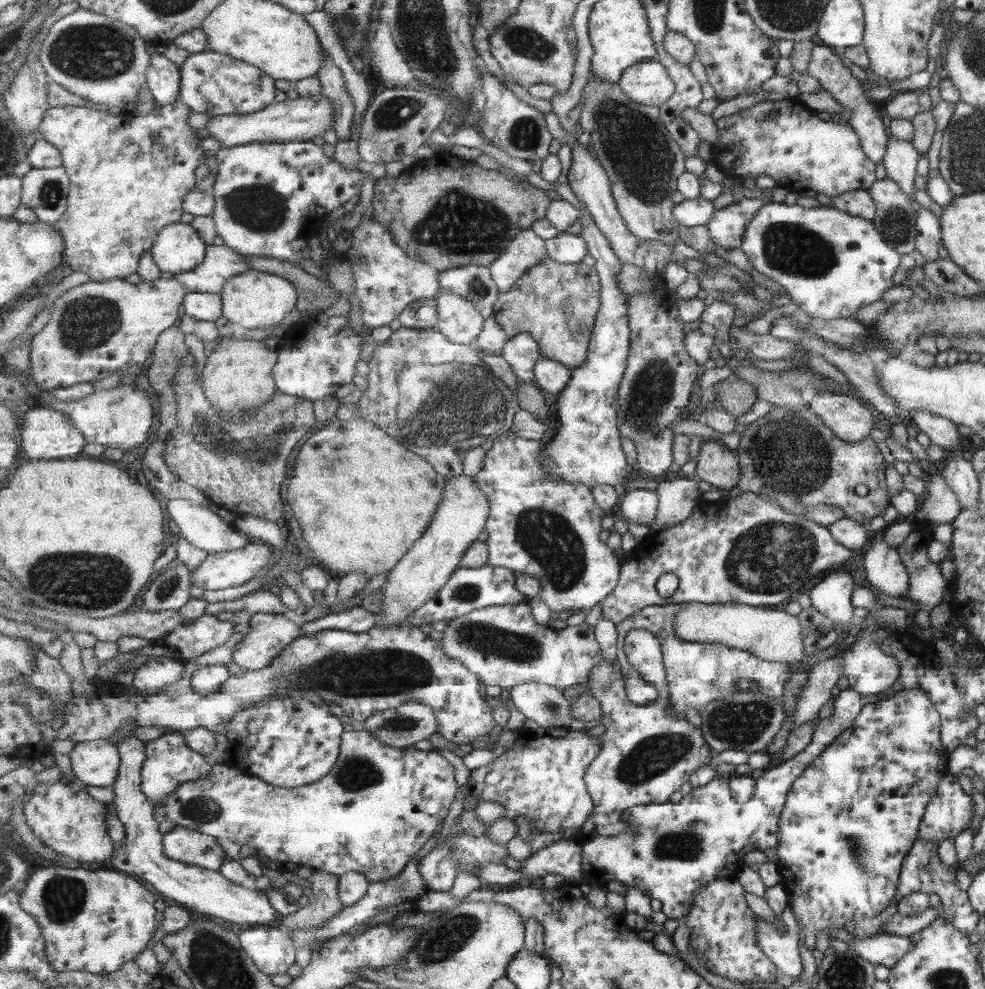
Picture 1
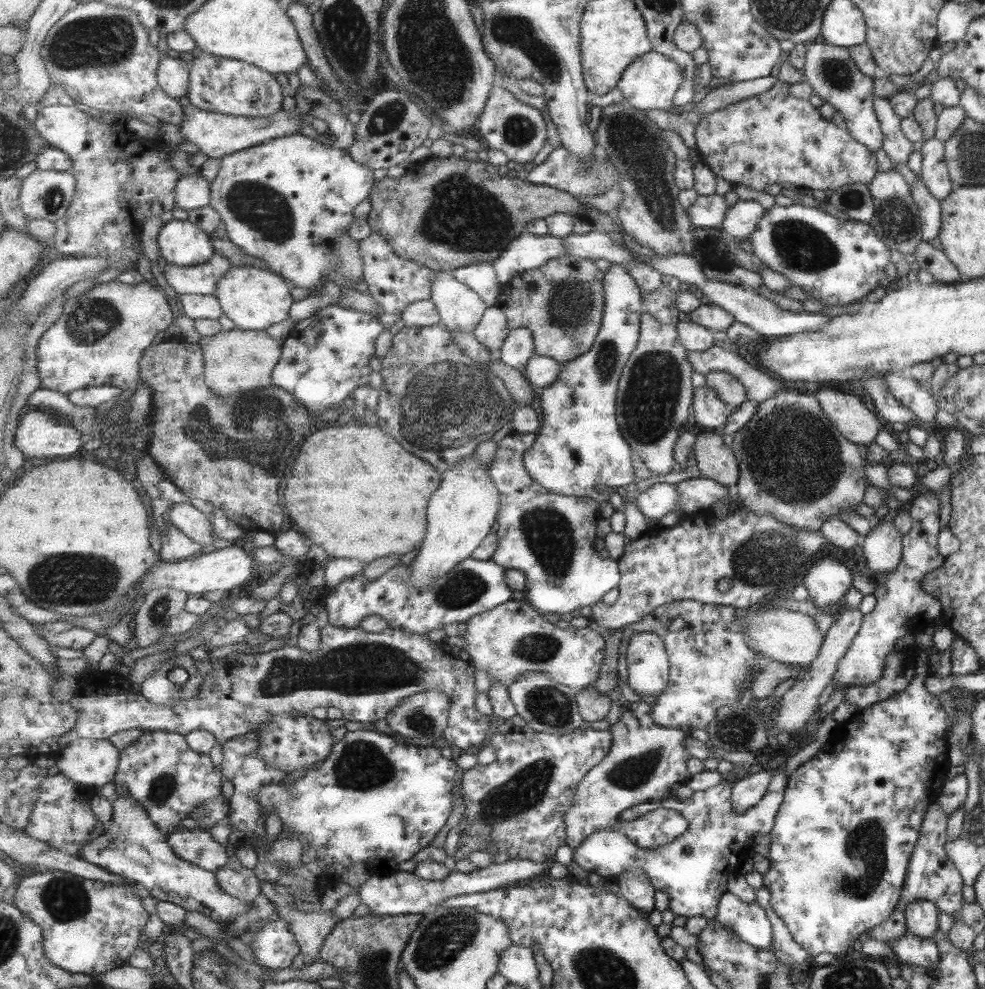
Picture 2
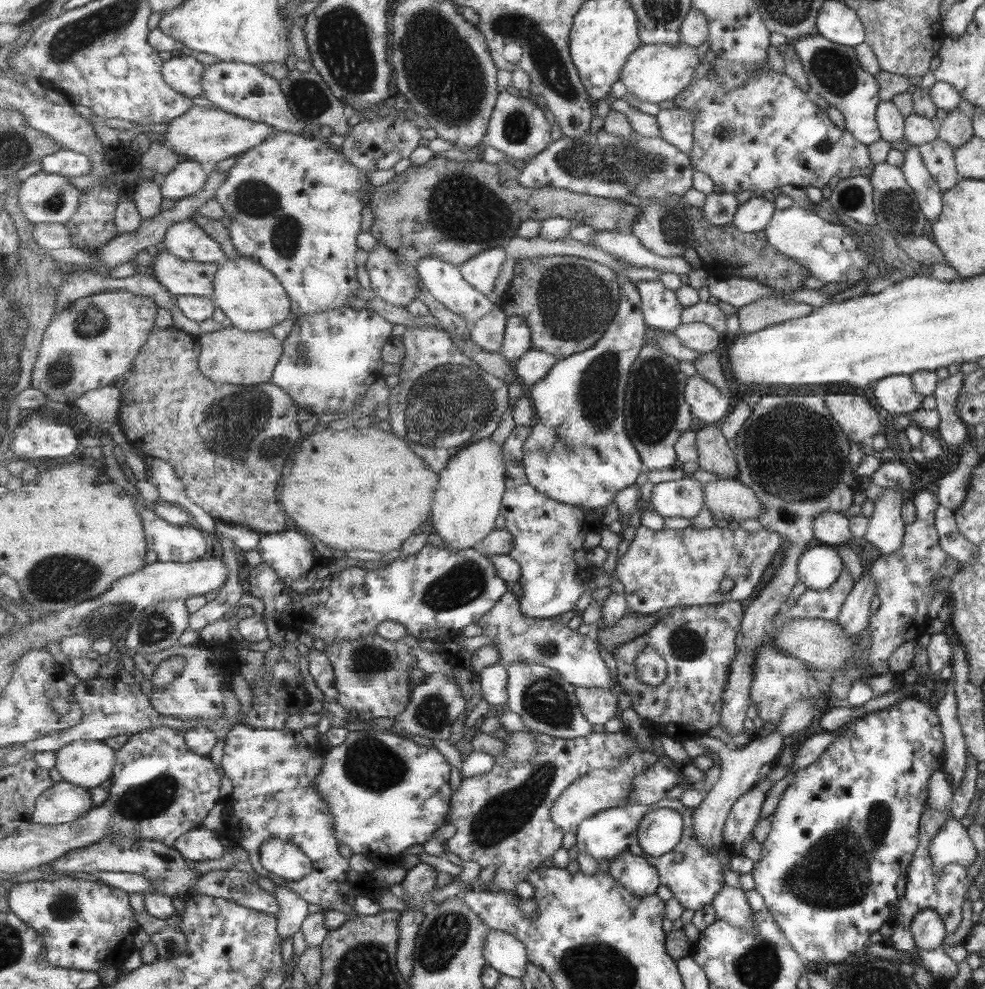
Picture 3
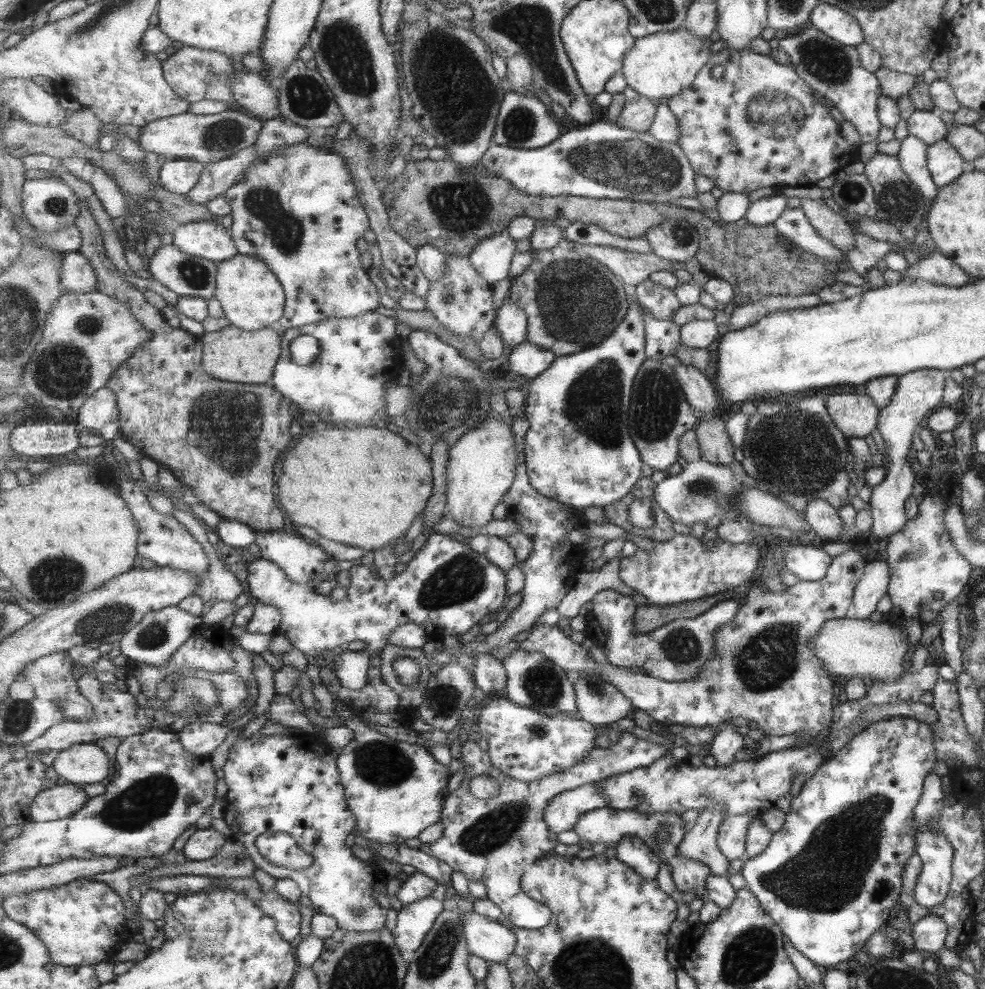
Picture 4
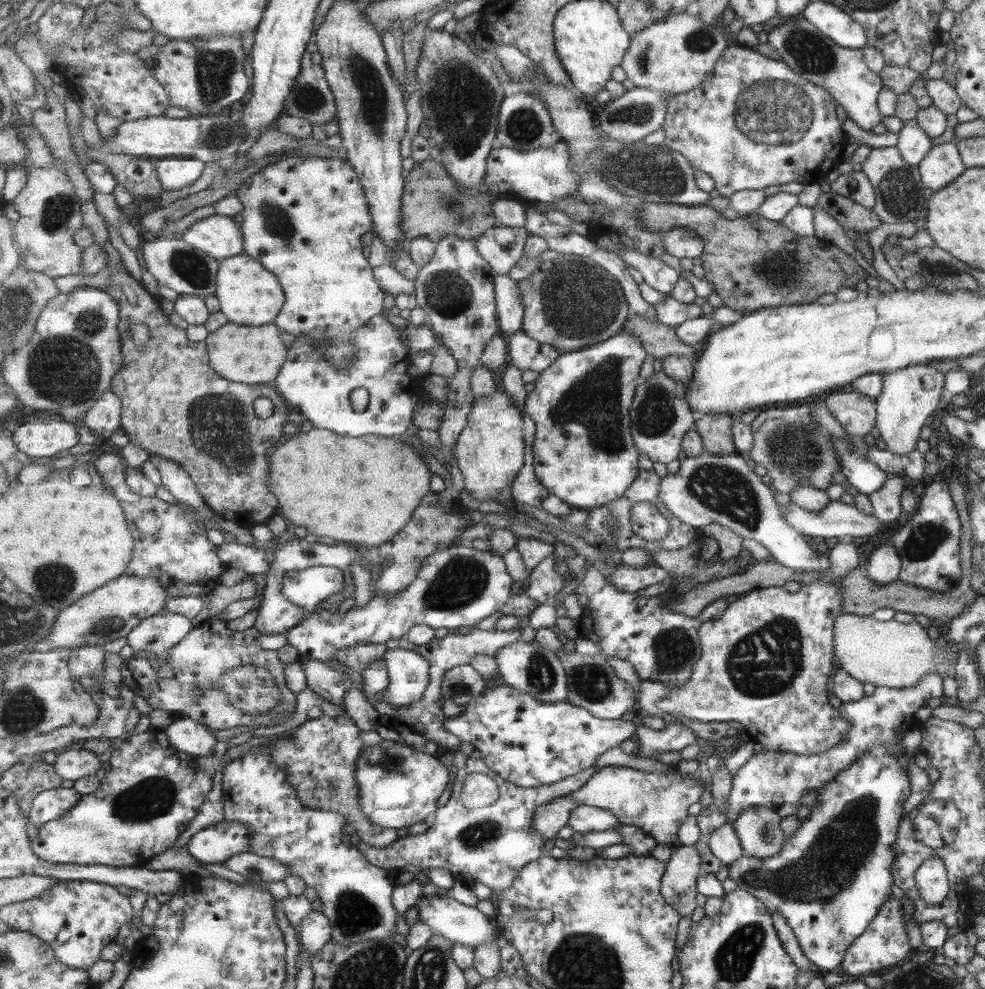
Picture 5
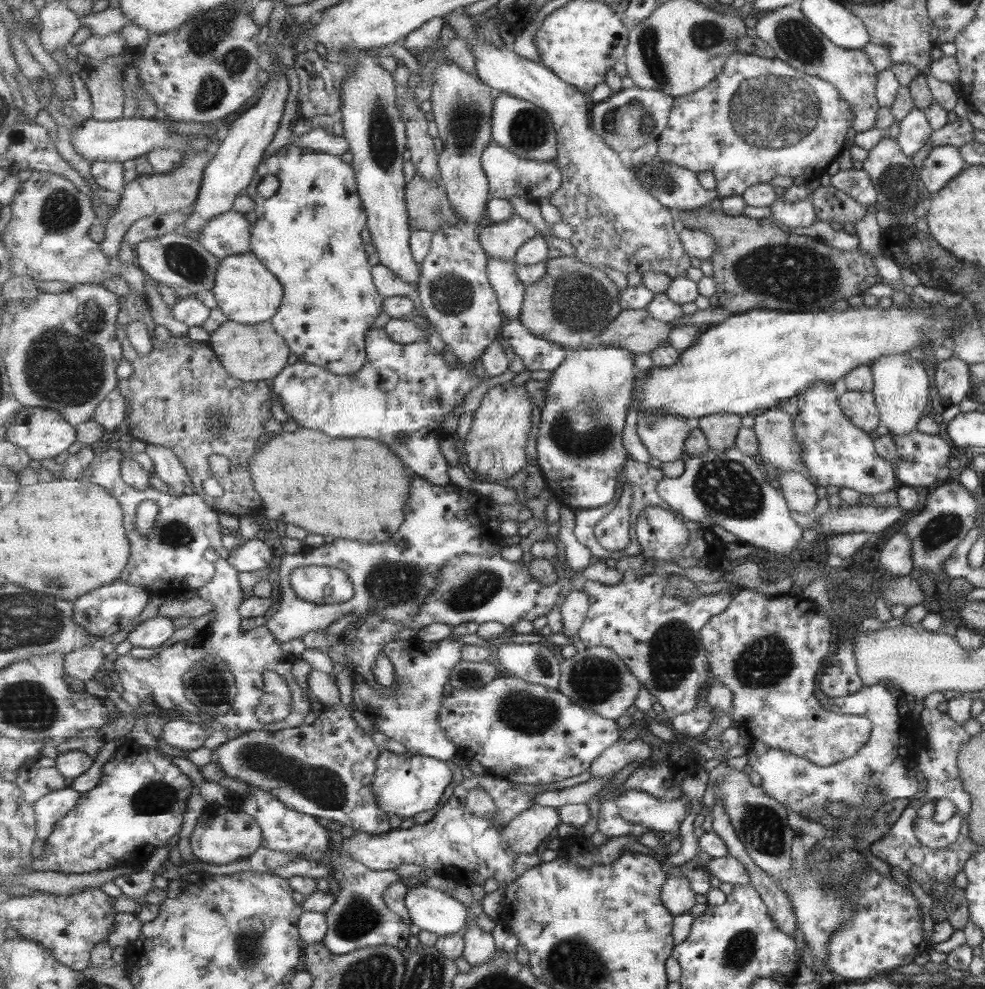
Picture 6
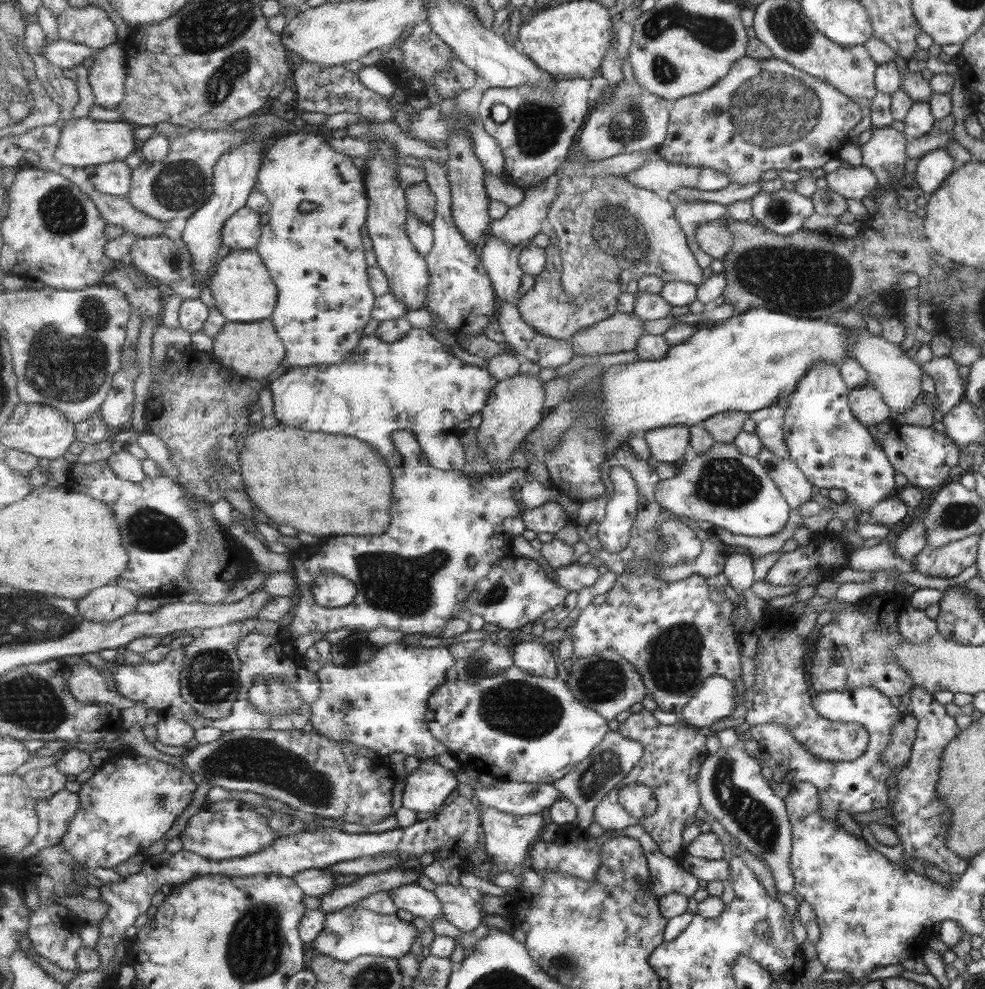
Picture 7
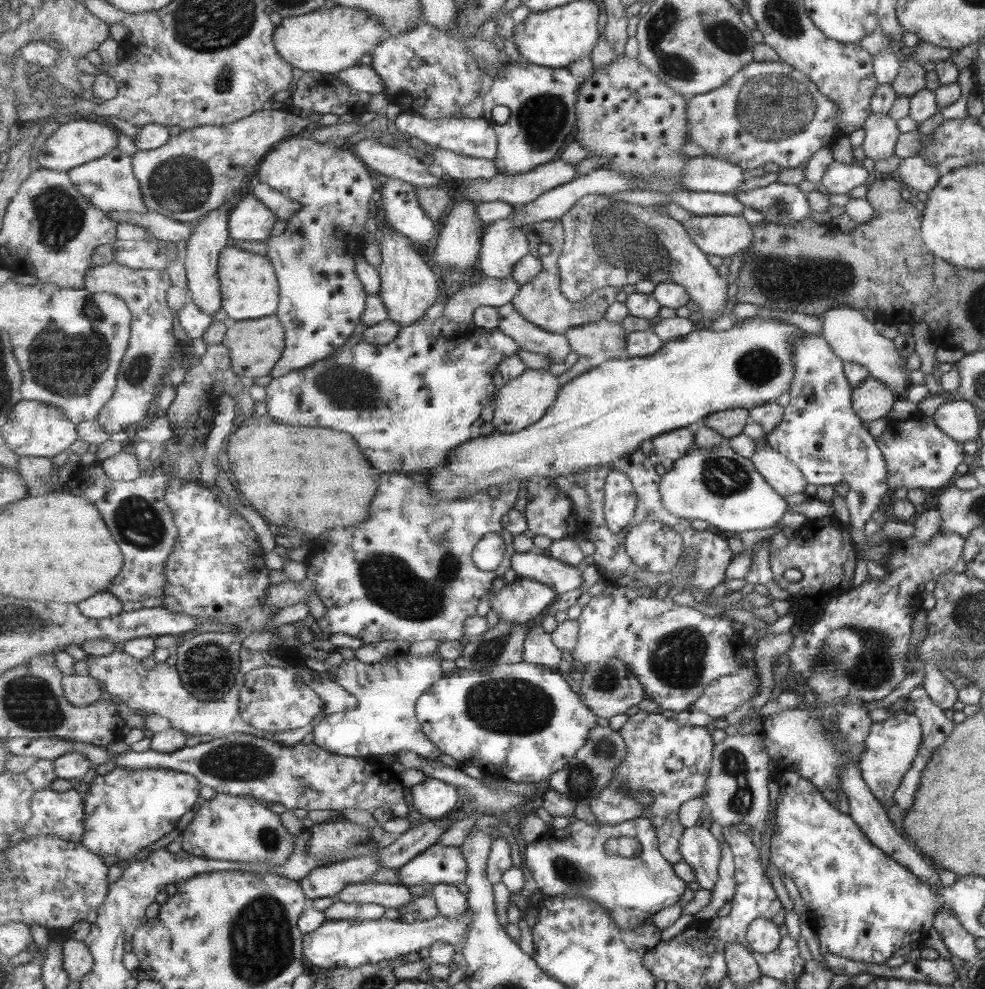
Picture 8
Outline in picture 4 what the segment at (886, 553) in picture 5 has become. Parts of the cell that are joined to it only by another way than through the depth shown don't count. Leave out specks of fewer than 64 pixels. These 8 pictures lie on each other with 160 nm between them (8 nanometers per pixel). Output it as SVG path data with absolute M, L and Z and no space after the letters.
M885 561L867 563L862 577L854 588L851 608L856 619L864 619L875 610L875 604L885 596L888 589L889 566Z

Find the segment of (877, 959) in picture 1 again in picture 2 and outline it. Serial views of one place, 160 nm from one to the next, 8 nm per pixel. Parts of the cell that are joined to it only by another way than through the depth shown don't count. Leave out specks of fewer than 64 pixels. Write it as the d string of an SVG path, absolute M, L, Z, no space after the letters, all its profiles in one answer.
M906 933L887 946L898 959L892 963L933 969L939 963L940 954L937 946L929 939L919 939L913 934Z

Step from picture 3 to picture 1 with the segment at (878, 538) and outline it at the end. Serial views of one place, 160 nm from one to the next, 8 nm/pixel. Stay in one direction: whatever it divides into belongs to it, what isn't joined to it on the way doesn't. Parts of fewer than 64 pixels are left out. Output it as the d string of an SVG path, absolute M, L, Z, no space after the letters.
M885 541L875 542L863 554L863 570L870 585L889 596L903 596L909 572L898 551Z

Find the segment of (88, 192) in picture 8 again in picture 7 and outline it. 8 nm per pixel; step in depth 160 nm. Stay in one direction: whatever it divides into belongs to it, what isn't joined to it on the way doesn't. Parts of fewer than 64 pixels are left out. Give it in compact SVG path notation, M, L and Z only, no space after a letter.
M124 161L108 162L97 166L84 168L95 188L103 194L129 196L135 170Z

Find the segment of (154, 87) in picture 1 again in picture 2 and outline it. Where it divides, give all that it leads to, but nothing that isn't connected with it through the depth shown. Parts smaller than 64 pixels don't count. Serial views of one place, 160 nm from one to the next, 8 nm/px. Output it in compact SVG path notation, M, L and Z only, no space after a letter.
M166 55L158 70L159 84L171 98L175 100L183 99L189 95L189 77L191 74L192 63L185 62L179 57L169 57Z

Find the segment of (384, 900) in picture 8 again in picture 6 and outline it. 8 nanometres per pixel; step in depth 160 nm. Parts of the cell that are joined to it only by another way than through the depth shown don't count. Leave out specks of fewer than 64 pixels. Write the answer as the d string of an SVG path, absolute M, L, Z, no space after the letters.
M427 883L415 888L409 888L406 894L407 909L410 911L413 923L420 930L427 931L438 937L453 934L465 934L465 923L467 922L467 908L452 898L451 894L445 891L431 888Z

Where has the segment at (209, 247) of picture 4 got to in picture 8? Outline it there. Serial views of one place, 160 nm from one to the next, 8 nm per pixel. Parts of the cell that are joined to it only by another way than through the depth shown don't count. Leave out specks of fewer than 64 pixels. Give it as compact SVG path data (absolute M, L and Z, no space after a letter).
M255 195L241 198L230 212L231 239L267 242L280 218Z

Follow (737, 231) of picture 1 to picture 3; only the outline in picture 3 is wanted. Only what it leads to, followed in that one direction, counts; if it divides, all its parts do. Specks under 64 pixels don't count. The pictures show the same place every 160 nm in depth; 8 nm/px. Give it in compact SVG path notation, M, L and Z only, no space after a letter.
M770 196L751 197L743 203L733 222L741 232L755 233L765 231L771 223L775 207Z

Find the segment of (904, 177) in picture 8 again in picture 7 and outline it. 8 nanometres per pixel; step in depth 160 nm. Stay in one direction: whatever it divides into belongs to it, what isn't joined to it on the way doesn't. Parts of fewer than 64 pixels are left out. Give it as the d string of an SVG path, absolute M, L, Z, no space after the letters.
M939 148L926 152L917 159L914 179L923 194L928 197L953 170L953 159L943 148Z

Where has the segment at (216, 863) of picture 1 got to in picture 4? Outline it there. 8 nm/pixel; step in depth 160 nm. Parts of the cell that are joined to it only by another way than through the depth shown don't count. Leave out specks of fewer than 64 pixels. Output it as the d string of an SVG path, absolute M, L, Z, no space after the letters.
M209 826L207 829L198 830L191 835L184 845L183 852L191 861L209 860L217 856L217 853L231 839L230 837Z

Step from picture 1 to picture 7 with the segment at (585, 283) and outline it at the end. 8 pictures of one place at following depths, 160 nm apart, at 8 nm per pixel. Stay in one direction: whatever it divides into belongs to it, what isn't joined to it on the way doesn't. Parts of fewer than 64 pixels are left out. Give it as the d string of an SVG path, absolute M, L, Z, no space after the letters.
M549 245L546 249L546 269L537 277L536 285L517 305L522 317L531 326L534 326L541 334L556 339L570 339L580 330L593 326L618 311L618 302L622 297L620 283L600 280L589 290L579 296L569 296L562 283L564 264L562 261L562 250L559 246Z

